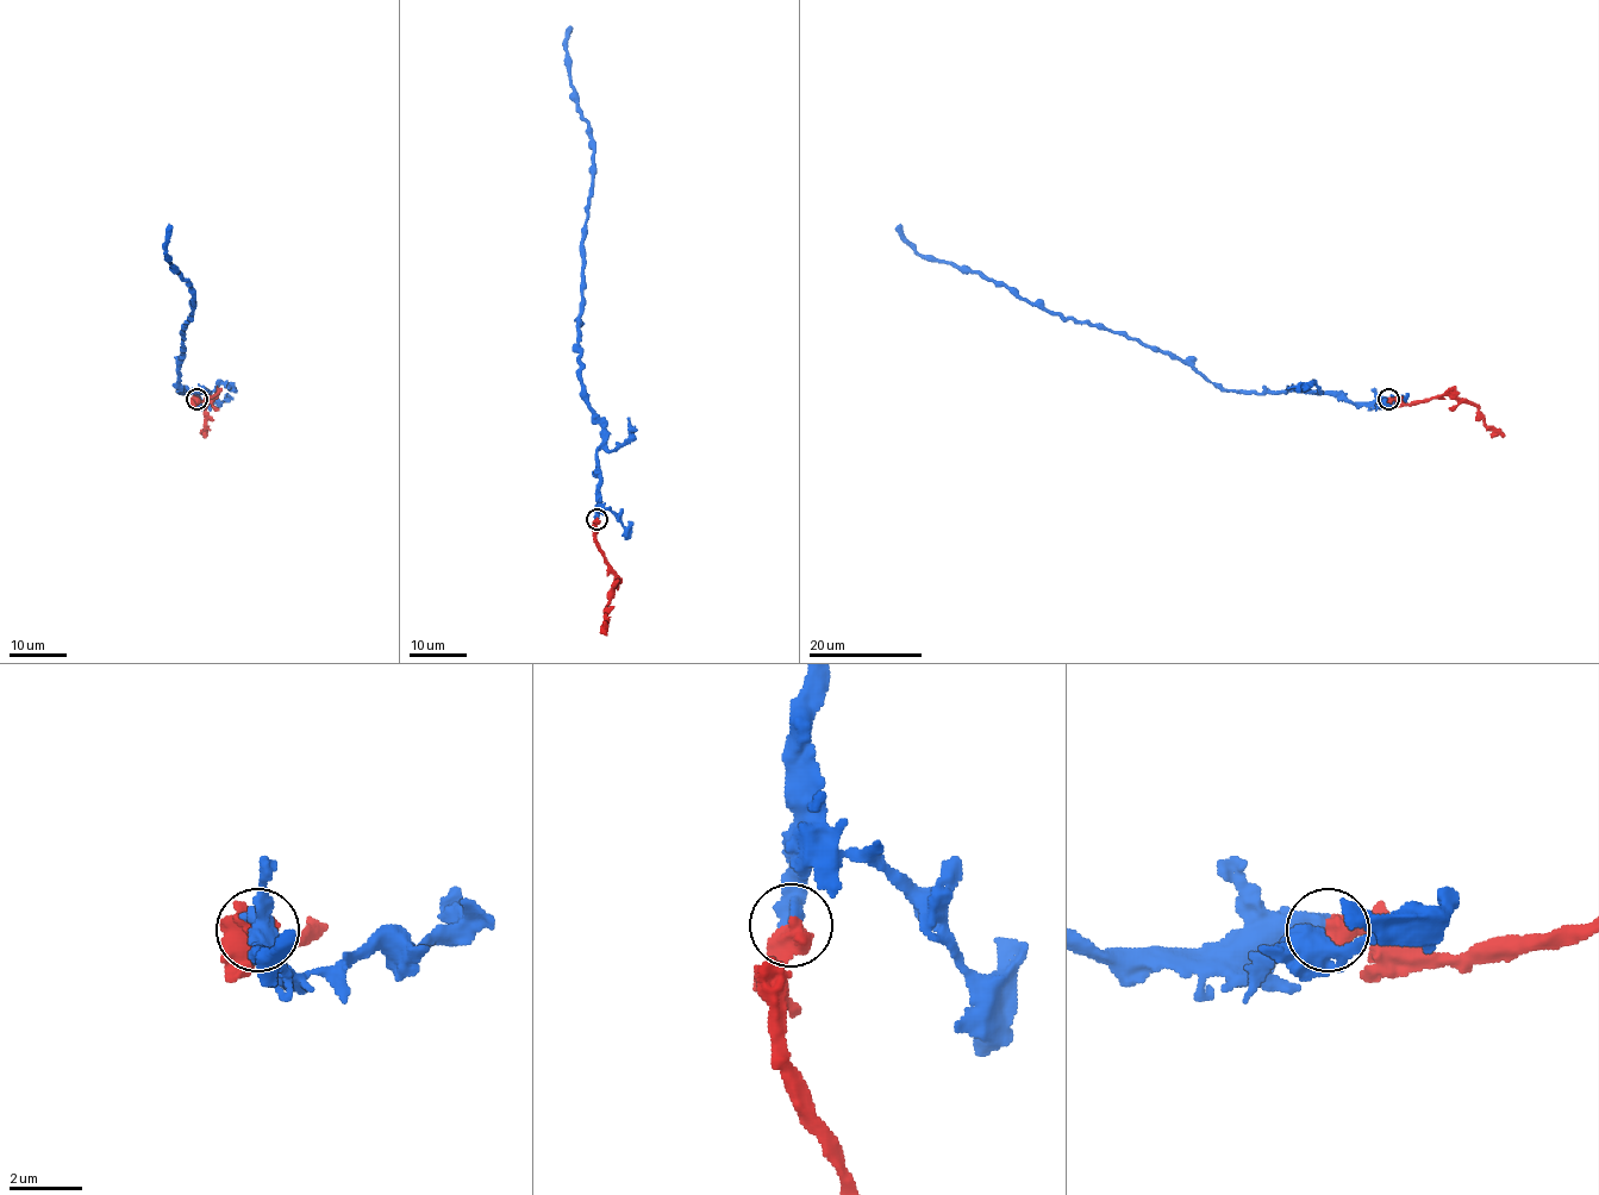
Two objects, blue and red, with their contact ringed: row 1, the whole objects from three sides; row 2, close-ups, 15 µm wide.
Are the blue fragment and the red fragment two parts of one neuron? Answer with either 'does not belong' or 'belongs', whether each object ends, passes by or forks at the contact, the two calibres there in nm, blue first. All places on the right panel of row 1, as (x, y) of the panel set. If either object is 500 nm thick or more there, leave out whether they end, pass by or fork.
belongs; calibres 480 and 600 nm

